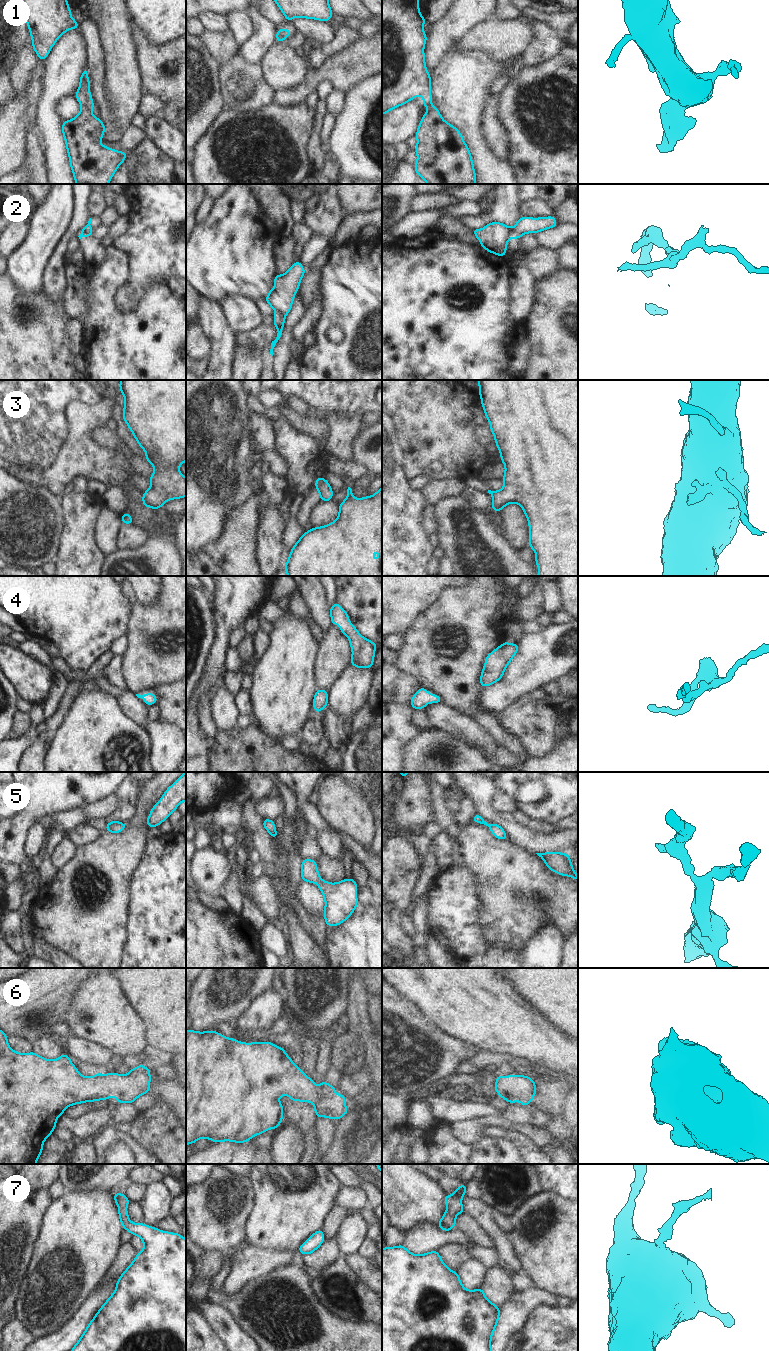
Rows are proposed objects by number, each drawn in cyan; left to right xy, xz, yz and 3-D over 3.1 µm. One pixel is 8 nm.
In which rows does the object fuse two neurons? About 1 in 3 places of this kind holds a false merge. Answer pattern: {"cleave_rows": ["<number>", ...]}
{"cleave_rows": ["1", "2"]}

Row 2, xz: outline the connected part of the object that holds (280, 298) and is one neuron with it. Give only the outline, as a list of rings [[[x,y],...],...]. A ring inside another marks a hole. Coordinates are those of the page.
[[[296,261],[286,273],[274,276],[275,287],[269,291],[265,301],[276,313],[285,317],[290,312],[305,272],[300,261]]]

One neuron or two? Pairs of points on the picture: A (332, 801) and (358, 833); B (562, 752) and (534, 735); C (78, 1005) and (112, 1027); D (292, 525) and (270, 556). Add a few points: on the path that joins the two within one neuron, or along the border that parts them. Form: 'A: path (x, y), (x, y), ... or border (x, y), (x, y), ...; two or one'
A: path (340, 809), (356, 825); one
B: border (555, 743), (546, 754), (532, 758); two
C: path (86, 1008), (93, 1008), (104, 1019); one
D: border (285, 524), (283, 532), (283, 562); two

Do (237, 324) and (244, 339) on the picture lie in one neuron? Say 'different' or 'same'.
different

